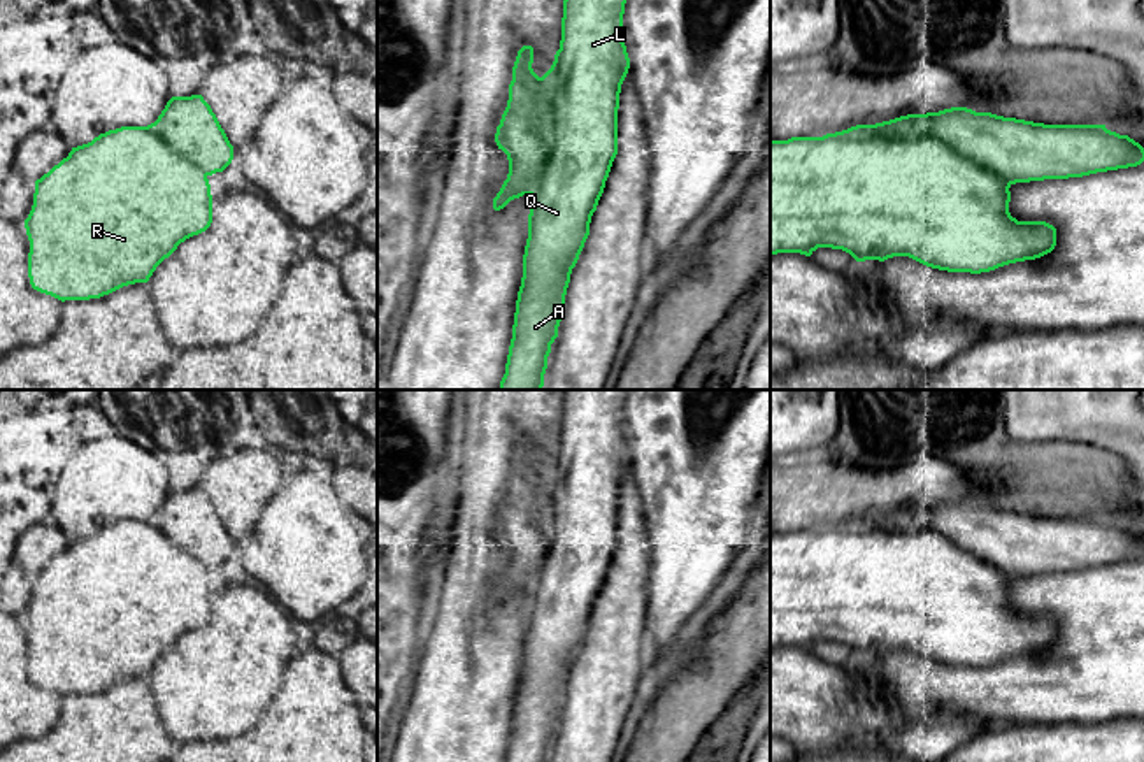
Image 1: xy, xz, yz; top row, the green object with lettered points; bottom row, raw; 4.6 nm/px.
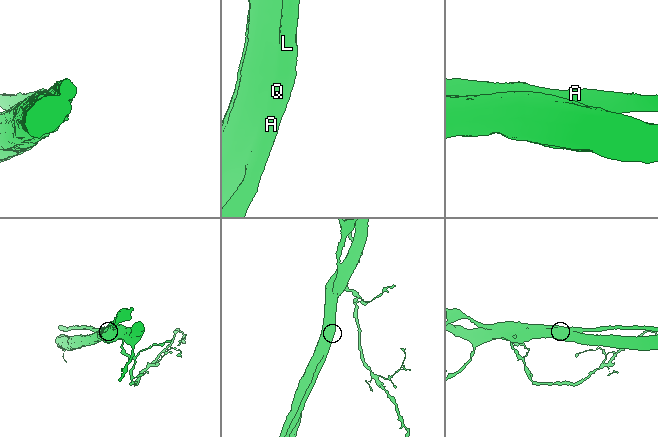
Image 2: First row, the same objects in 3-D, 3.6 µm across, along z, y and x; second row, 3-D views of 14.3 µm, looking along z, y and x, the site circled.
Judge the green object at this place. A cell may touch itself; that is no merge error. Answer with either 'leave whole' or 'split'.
split

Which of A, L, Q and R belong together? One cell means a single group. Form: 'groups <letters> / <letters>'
groups A L Q / R

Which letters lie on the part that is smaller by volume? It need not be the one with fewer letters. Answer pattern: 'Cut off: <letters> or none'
Cut off: A, L, Q

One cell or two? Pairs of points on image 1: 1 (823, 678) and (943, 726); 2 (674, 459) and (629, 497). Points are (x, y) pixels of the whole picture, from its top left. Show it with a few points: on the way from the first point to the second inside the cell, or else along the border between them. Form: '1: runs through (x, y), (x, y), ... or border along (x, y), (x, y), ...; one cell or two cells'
1: runs through (853, 708), (864, 718), (885, 729), (913, 731); one cell
2: border along (629, 466), (646, 532); two cells

